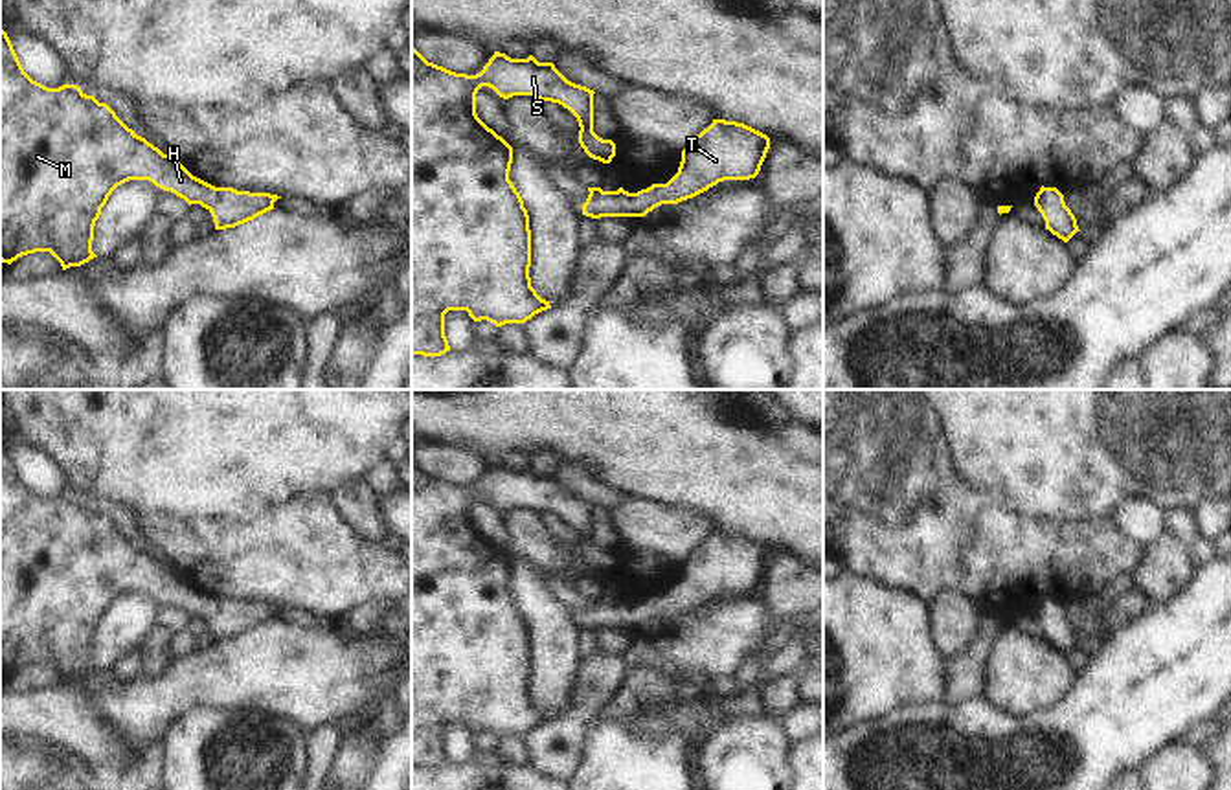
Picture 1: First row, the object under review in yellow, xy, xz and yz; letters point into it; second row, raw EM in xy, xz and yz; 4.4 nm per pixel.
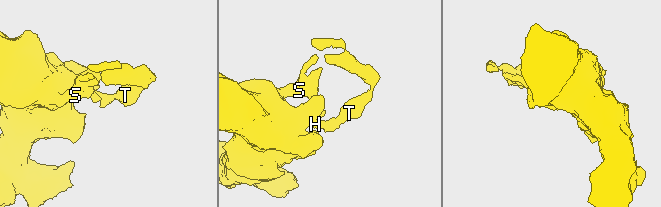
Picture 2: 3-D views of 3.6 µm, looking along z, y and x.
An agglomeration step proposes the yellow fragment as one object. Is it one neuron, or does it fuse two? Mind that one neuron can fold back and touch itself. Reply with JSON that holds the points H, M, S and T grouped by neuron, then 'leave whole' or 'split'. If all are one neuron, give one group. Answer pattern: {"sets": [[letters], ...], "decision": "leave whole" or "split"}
{"sets": [["H", "M", "S", "T"]], "decision": "leave whole"}

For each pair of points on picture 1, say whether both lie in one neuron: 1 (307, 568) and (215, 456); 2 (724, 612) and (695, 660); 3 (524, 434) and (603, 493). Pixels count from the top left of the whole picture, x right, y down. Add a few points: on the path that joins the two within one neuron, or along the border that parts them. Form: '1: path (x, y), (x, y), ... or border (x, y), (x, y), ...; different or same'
1: border (302, 496), (274, 506), (243, 524), (219, 522); different
2: path (724, 623), (700, 649); same
3: border (561, 460), (588, 460), (601, 478); different

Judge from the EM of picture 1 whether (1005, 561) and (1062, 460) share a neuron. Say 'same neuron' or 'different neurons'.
different neurons

